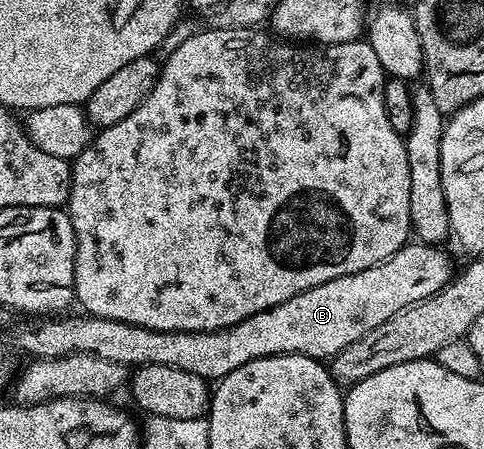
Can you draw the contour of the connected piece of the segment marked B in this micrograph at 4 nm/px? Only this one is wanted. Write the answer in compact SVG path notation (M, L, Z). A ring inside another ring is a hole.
M409 241L386 260L362 272L326 280L326 284L298 292L298 296L290 296L290 300L282 300L282 304L274 308L246 316L246 320L221 330L189 334L181 330L162 332L120 320L62 316L18 331L16 346L28 354L29 359L93 354L129 368L166 364L170 368L182 368L182 372L194 372L194 376L202 376L205 380L225 378L234 368L250 364L250 360L275 354L301 354L331 360L342 348L350 348L350 344L362 340L366 332L390 320L390 316L434 296L452 281L452 262L440 249L436 244Z

